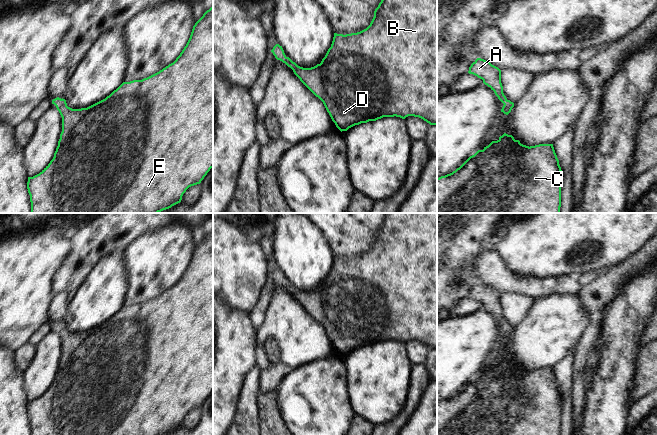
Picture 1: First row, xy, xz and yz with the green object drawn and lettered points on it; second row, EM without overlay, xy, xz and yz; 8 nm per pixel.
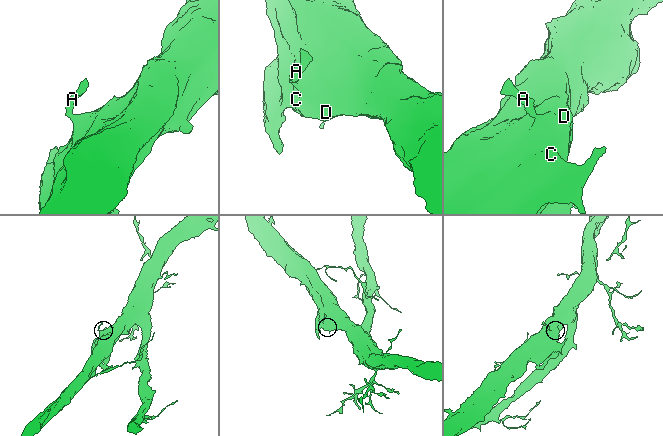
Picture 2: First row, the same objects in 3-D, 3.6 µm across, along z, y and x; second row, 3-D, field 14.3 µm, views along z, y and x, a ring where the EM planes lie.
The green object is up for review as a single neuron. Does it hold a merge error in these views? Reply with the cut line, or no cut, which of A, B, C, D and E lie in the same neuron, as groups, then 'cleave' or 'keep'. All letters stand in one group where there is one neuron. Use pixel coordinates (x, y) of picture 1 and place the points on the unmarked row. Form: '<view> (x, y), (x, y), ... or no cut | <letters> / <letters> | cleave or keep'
no cut | A B C D E | keep

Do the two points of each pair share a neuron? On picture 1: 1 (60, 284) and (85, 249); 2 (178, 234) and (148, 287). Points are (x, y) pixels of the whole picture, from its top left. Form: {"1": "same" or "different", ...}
{"1": "same", "2": "same"}

